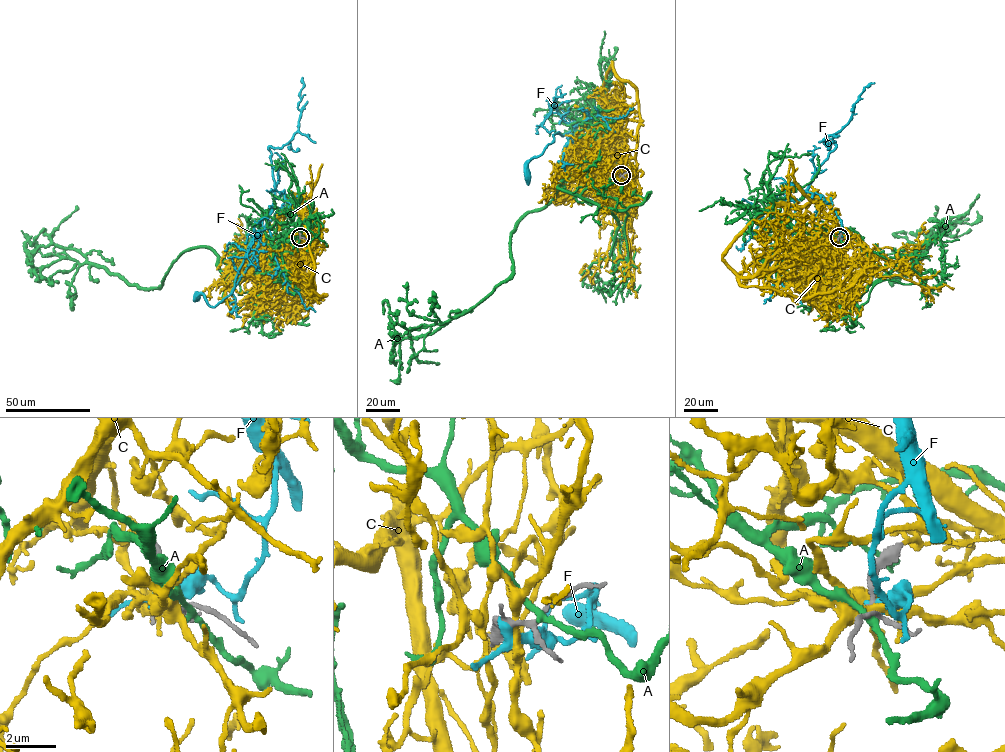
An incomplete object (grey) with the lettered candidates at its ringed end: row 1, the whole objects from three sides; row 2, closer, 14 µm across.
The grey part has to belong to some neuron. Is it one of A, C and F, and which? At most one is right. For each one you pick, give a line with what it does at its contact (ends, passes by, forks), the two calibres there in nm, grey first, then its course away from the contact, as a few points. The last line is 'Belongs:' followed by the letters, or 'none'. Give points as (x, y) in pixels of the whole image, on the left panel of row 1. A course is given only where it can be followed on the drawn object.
C: it passes by; calibres 180 and 360 nm; course (300, 237), (307, 246), (283, 245), (258, 277), (269, 300), (260, 302), (272, 294), (262, 325)
Belongs: C

